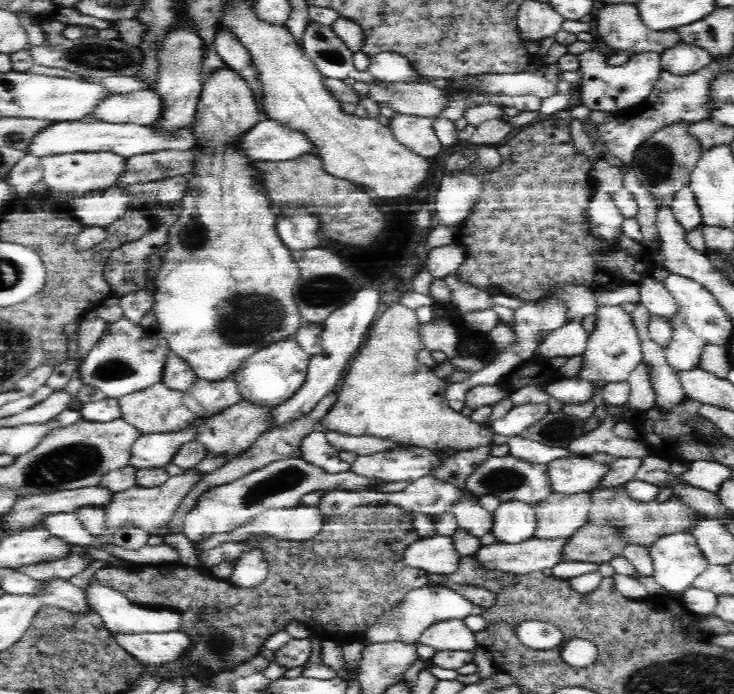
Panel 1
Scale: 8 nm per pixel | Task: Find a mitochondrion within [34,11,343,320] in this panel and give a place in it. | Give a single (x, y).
(93, 56)

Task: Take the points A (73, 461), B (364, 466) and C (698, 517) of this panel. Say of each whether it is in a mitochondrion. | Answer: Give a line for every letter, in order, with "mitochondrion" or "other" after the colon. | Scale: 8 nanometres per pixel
A: mitochondrion
B: other
C: other

